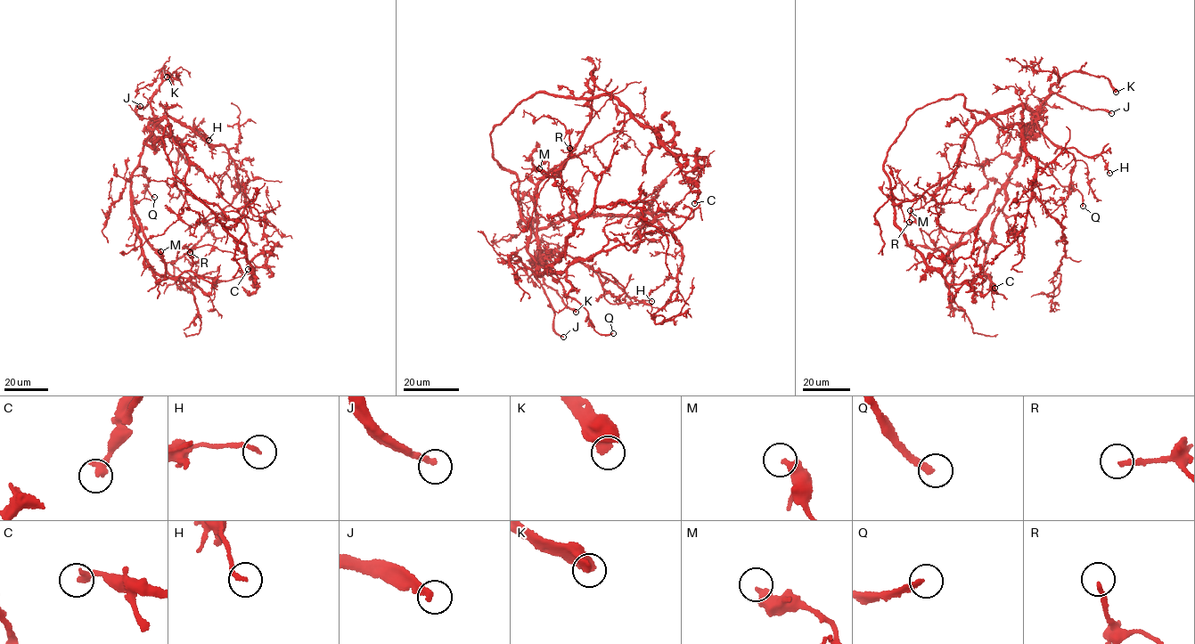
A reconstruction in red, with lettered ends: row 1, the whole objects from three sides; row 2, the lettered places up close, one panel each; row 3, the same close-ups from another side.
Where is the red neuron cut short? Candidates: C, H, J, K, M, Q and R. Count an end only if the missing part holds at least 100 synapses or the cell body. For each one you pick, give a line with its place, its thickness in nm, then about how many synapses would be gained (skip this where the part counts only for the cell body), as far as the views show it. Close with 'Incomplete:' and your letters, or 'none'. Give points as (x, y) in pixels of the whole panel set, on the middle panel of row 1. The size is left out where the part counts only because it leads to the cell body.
J: place (563, 337); calibre 280 nm
Incomplete: J

